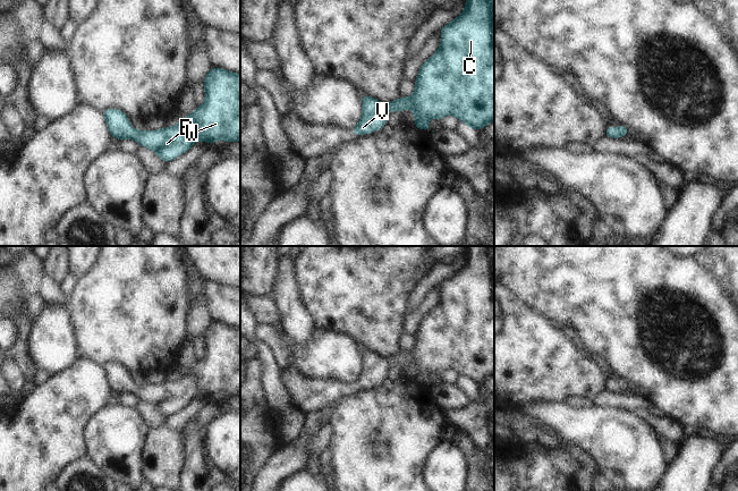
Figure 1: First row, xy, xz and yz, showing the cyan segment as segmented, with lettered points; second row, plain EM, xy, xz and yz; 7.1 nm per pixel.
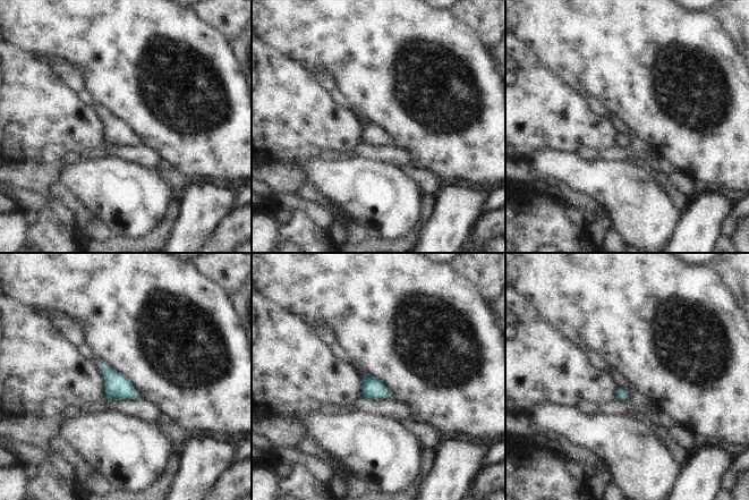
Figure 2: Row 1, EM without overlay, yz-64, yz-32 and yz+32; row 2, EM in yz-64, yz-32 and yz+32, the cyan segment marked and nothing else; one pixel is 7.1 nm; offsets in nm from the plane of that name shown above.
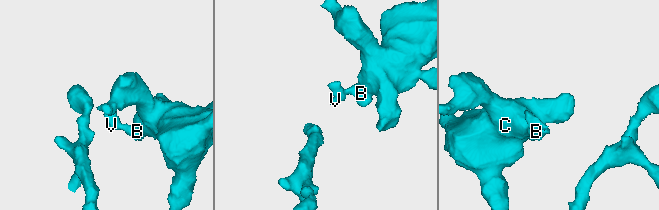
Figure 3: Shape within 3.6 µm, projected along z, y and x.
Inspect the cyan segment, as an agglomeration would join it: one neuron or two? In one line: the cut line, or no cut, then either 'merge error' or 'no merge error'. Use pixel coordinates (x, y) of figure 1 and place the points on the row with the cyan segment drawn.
no cut; no merge error

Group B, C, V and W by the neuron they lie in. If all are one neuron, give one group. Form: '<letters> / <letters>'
B C V W

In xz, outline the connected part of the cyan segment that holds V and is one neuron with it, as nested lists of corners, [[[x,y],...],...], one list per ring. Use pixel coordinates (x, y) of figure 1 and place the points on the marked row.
[[[466,0],[464,12],[439,31],[440,48],[419,67],[415,81],[416,88],[410,98],[399,98],[383,104],[370,95],[360,94],[363,113],[359,122],[353,128],[354,137],[383,128],[387,125],[385,113],[393,110],[404,112],[408,107],[416,117],[413,125],[427,132],[432,130],[426,122],[429,118],[441,120],[447,115],[456,116],[459,121],[465,121],[474,130],[485,128],[494,120],[494,0]]]

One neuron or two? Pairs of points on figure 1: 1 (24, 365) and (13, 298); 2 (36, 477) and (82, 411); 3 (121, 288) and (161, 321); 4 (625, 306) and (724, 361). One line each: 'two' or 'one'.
1: one
2: one
3: one
4: one

